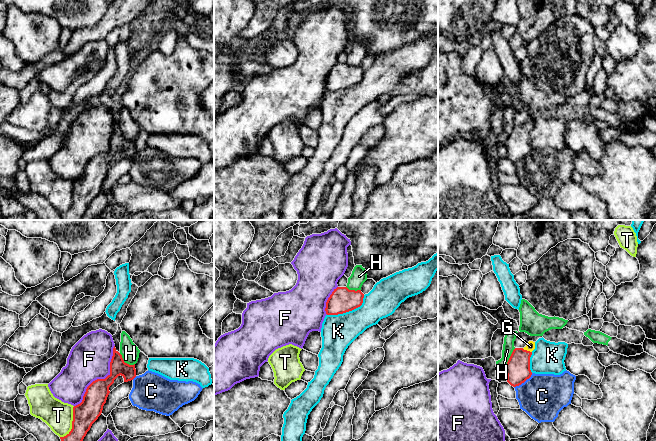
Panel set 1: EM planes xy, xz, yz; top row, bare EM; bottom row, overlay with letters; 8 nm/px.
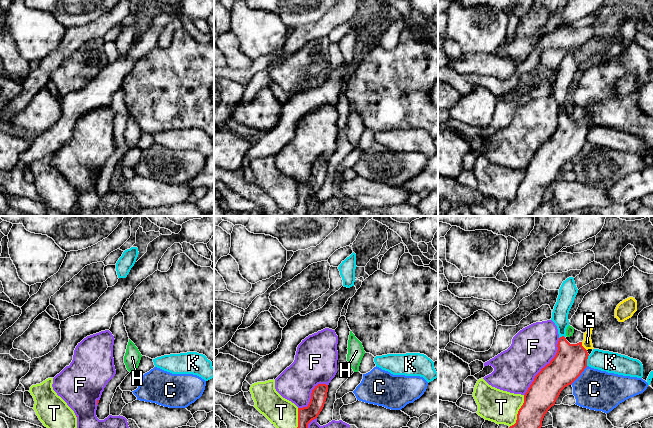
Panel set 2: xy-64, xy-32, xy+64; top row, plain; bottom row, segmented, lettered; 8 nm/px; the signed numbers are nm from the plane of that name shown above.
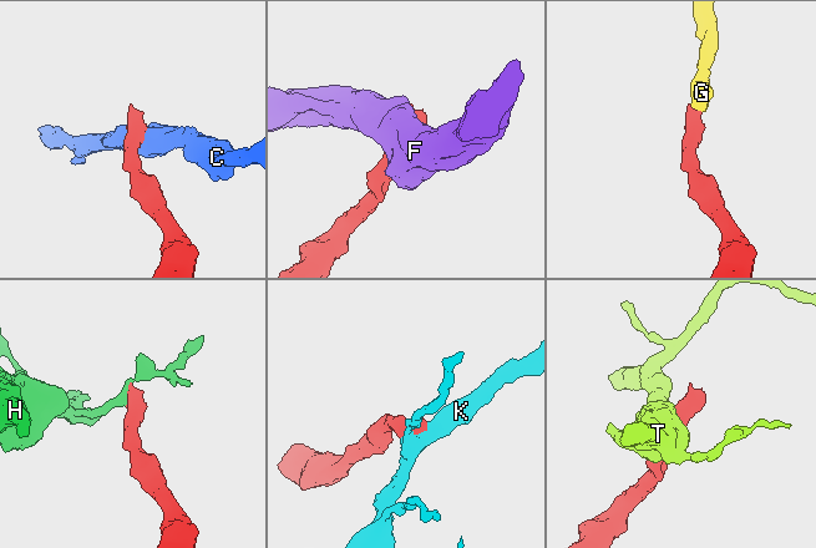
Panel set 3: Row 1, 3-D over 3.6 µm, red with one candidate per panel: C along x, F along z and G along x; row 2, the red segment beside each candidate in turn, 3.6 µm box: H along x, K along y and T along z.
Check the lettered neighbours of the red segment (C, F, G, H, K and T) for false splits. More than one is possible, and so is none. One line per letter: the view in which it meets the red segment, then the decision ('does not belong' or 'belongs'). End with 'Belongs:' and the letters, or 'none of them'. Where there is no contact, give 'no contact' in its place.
C: contact in yz; does not belong
F: contact in xy; does not belong
G: contact in yz; belongs
H: contact in yz; does not belong
K: contact in xz; does not belong
T: contact in xy; does not belong
Belongs: G

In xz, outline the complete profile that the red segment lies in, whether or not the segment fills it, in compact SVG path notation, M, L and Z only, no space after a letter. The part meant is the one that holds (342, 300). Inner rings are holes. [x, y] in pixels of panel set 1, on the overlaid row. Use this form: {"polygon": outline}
{"polygon": "M347 287L334 289L326 302L326 314L338 315L352 311L363 303L364 294L361 290L349 290Z"}

